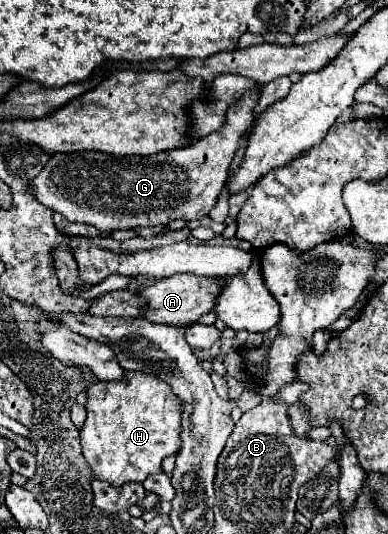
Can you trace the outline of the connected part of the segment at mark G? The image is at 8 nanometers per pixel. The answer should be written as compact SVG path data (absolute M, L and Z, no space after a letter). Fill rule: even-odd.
M260 87L248 91L226 111L224 129L182 149L160 151L150 157L116 157L96 151L56 153L34 183L30 183L28 191L68 221L94 225L98 231L154 227L166 225L172 219L202 219L210 213L226 185L228 167L240 137L252 125L258 91Z

